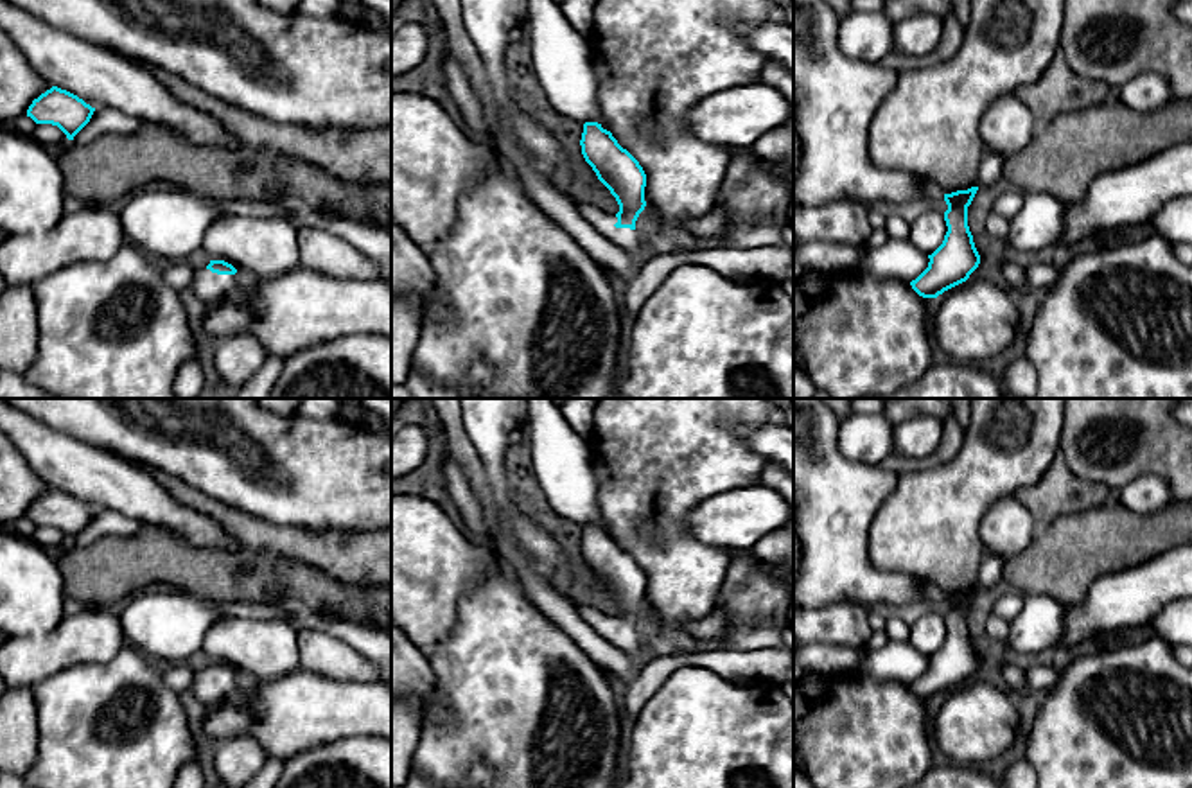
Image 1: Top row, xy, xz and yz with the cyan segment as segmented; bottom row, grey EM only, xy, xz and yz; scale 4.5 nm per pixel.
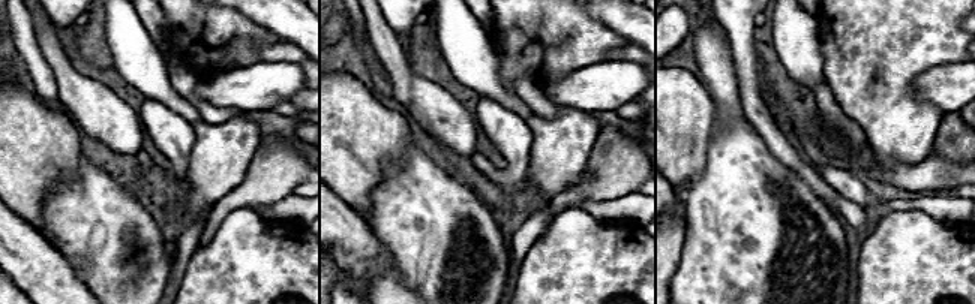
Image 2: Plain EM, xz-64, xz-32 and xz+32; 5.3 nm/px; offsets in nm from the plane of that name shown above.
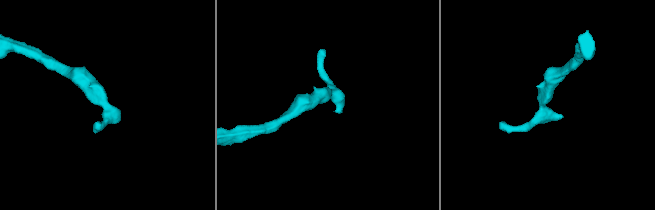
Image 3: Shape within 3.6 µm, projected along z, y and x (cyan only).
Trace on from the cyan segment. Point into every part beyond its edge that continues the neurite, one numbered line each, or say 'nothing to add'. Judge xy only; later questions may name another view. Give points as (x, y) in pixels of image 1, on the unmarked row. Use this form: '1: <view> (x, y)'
1: xy (212, 690)

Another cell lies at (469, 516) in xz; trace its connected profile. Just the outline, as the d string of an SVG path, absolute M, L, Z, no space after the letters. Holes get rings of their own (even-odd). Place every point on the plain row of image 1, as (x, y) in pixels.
M442 449L438 454L443 486L454 510L454 521L463 535L478 547L494 553L494 540L486 531L481 503L460 463Z

